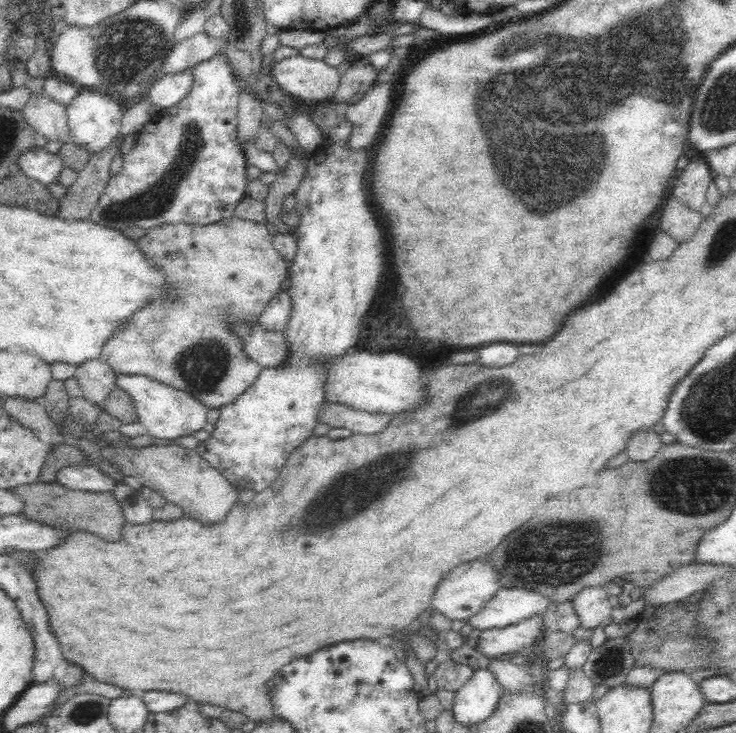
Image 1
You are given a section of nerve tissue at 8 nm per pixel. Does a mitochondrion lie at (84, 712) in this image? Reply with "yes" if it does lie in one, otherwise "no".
yes

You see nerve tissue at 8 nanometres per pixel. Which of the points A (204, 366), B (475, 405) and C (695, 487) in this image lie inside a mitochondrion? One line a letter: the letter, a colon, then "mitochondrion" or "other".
A: mitochondrion
B: mitochondrion
C: mitochondrion

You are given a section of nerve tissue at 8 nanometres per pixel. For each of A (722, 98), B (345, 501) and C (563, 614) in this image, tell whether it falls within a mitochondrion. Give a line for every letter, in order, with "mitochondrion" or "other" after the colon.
A: mitochondrion
B: mitochondrion
C: other

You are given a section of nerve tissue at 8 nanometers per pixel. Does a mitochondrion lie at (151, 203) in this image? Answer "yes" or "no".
yes

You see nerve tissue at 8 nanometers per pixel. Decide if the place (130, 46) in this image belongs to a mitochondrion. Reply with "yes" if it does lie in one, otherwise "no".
yes

